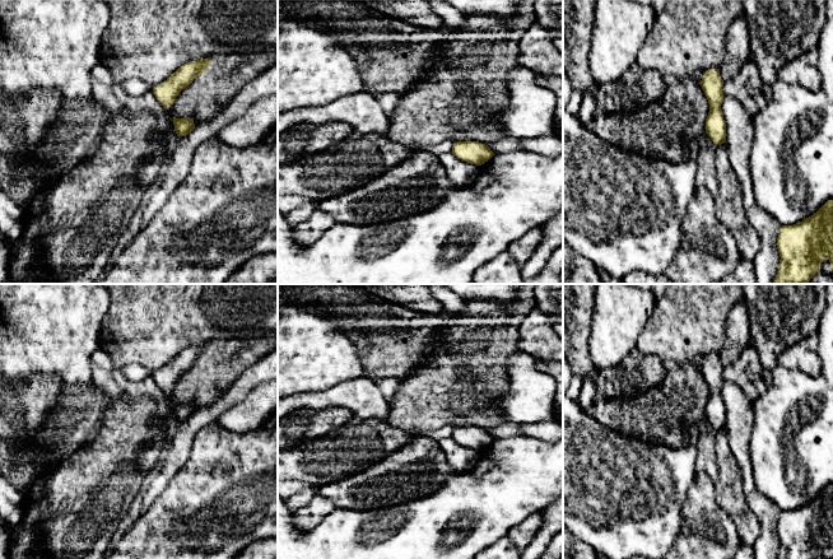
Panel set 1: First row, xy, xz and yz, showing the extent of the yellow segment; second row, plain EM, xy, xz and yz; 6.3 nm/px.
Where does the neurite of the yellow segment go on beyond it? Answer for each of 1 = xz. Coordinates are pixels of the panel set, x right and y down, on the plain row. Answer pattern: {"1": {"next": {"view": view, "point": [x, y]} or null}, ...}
{"1": {"next": null}}

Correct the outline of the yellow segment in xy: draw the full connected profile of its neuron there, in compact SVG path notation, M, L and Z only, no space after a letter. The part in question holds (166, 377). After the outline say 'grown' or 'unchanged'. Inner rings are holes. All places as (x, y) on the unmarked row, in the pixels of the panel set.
M208 344L190 346L180 351L166 367L154 372L154 381L163 393L171 393L180 377L189 372L197 360L203 359L211 348Z; unchanged

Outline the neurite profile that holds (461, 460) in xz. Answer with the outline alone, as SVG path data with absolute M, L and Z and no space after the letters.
M452 438L441 439L438 443L442 447L453 474L469 472L480 458L480 451L464 447Z

